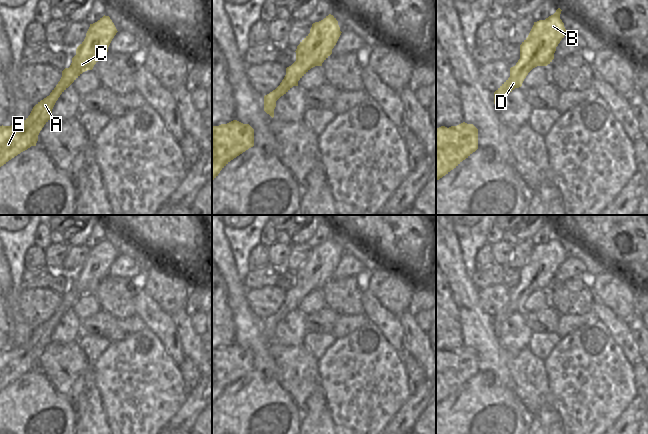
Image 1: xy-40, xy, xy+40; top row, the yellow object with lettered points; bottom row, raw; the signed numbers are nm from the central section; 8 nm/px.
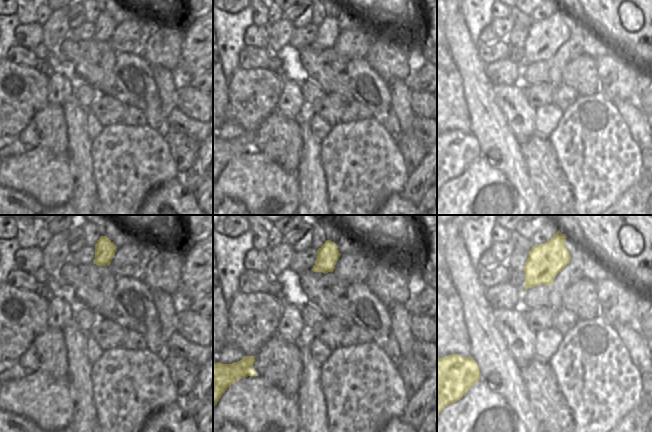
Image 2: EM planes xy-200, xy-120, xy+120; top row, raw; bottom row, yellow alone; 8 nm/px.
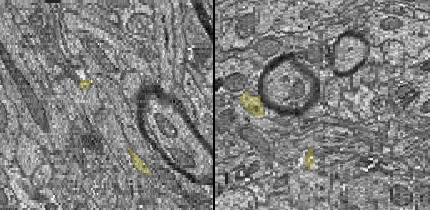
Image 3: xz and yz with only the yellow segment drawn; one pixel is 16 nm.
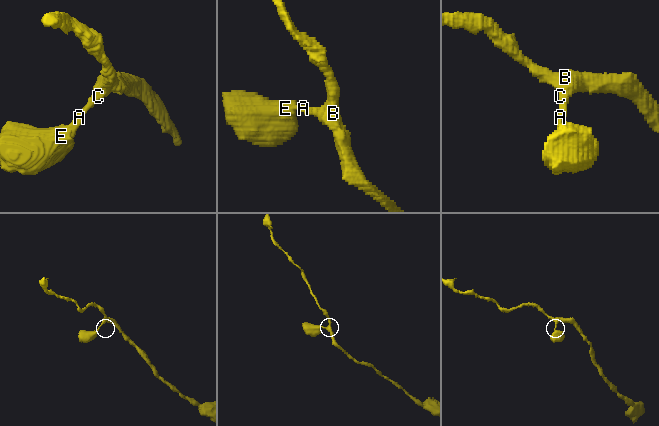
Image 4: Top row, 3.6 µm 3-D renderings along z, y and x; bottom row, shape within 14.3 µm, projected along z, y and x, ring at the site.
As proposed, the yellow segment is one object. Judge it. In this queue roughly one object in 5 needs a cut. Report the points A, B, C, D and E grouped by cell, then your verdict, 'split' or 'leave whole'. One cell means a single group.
A B C D E | leave whole

